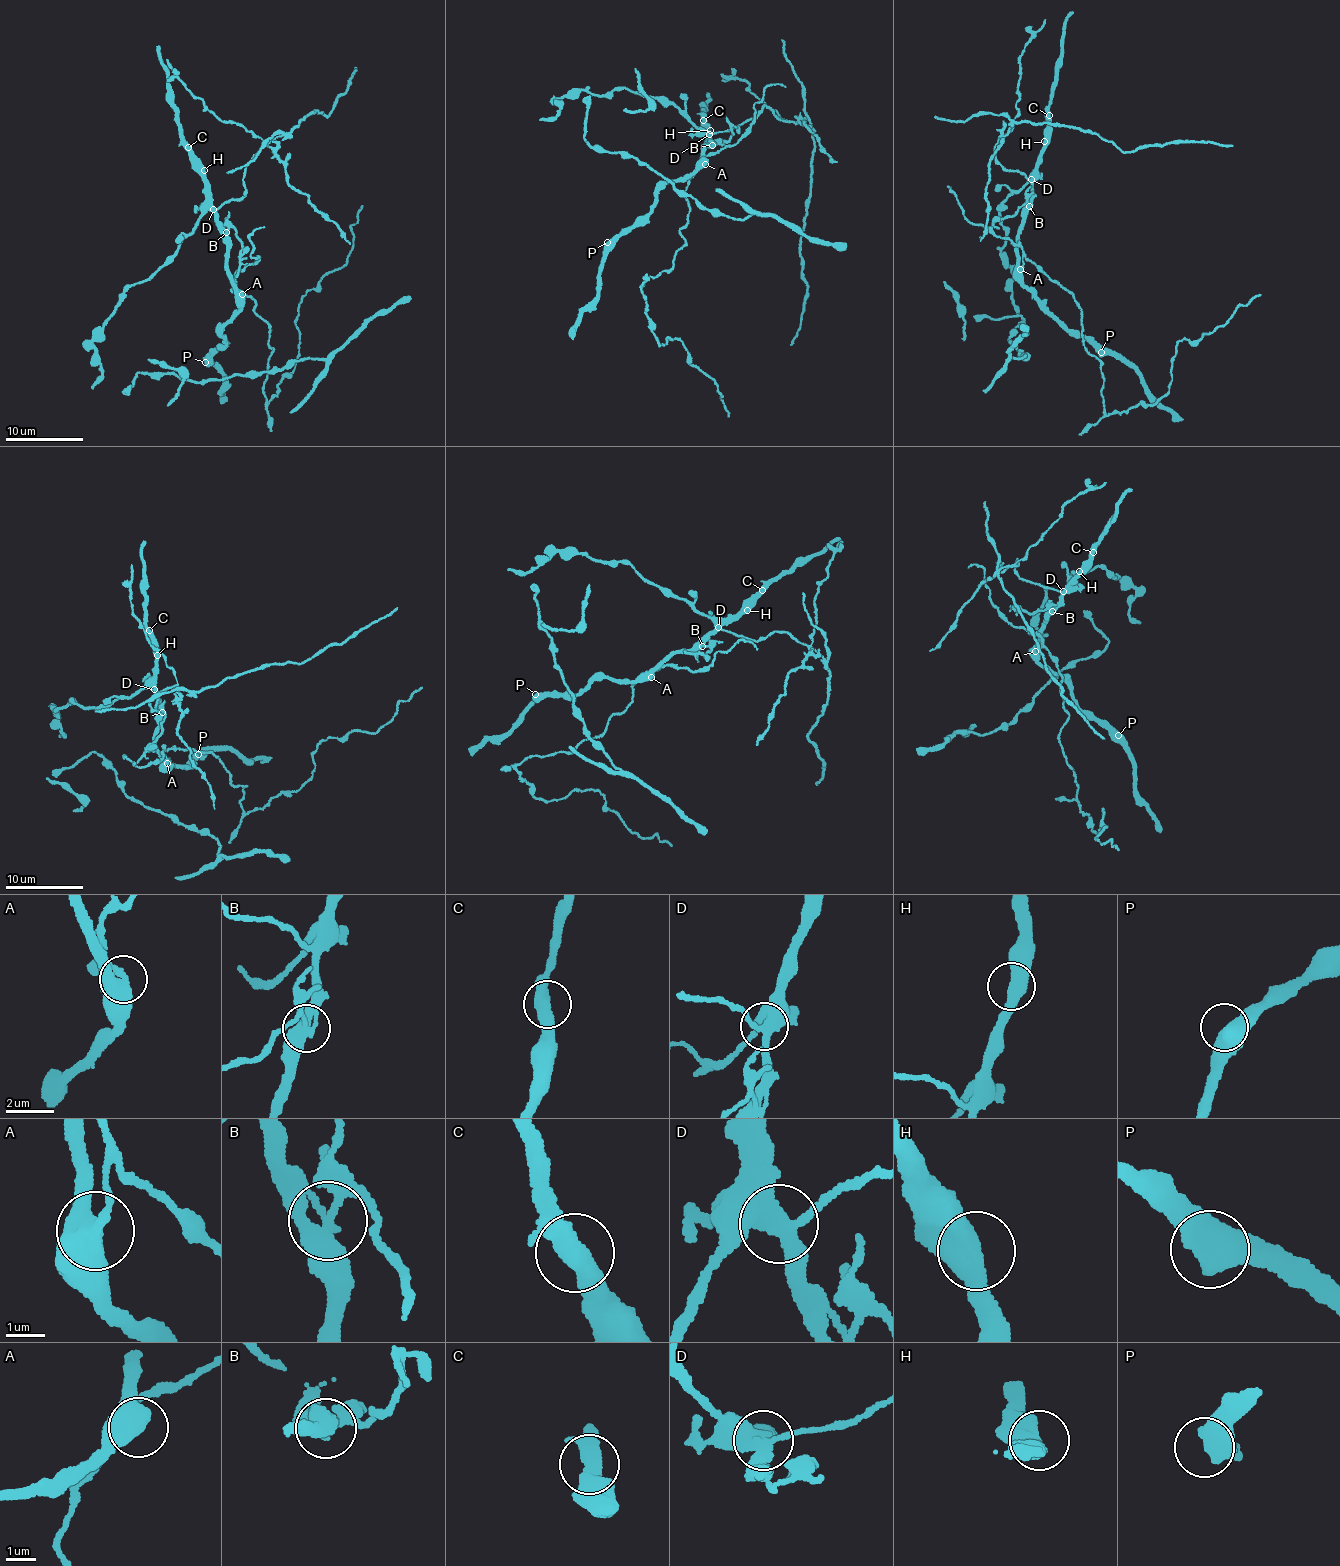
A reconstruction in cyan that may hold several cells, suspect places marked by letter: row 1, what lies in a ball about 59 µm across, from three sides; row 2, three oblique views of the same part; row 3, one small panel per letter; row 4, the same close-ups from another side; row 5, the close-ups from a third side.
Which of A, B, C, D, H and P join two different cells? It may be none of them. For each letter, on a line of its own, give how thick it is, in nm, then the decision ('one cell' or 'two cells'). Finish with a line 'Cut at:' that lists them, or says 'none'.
A: 480 nm thick; two cells
B: 360 nm thick; two cells
C: 400 nm thick; one cell
D: 360 nm thick; two cells
H: 550 nm thick; one cell
P: 420 nm thick; one cell
Cut at: A, B, D

